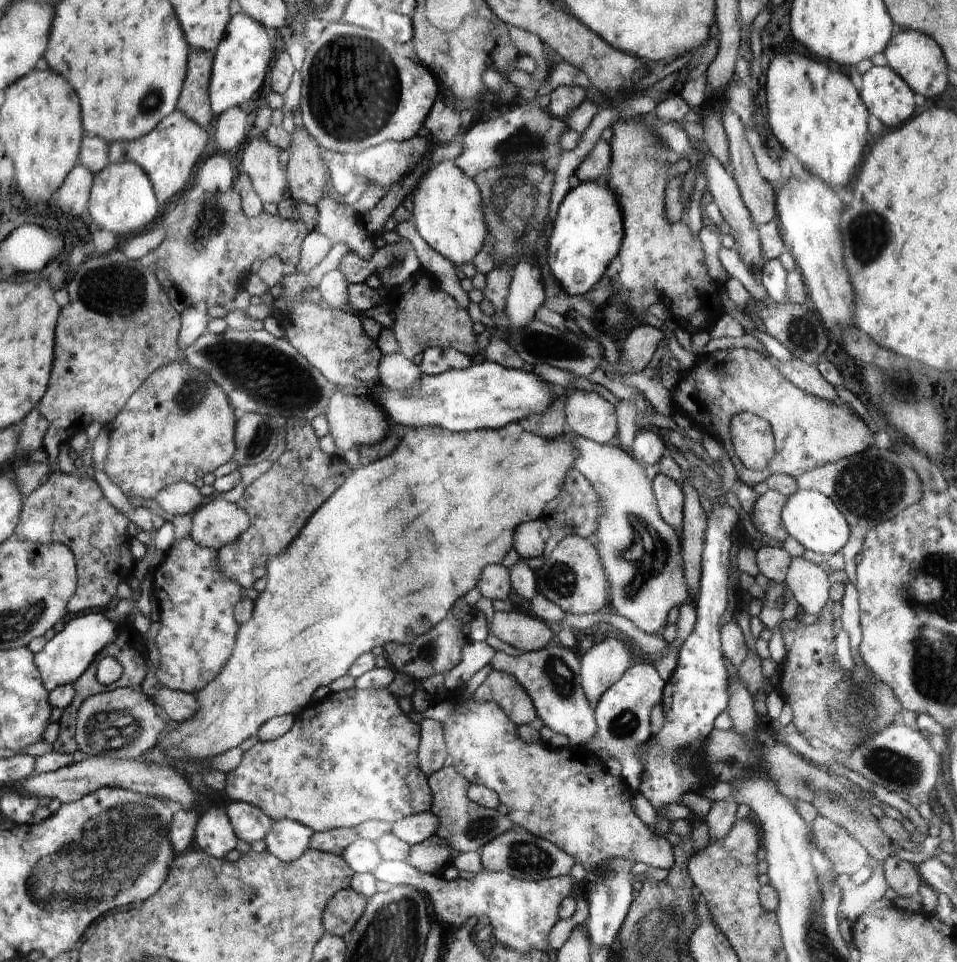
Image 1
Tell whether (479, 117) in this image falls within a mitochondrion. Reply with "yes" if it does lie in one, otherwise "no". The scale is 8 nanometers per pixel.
no

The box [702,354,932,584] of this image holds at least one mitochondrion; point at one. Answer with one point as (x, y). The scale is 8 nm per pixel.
(870, 487)

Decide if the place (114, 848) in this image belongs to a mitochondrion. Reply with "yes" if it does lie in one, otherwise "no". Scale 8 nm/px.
yes

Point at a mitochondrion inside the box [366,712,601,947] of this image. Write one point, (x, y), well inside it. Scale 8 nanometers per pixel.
(525, 856)

